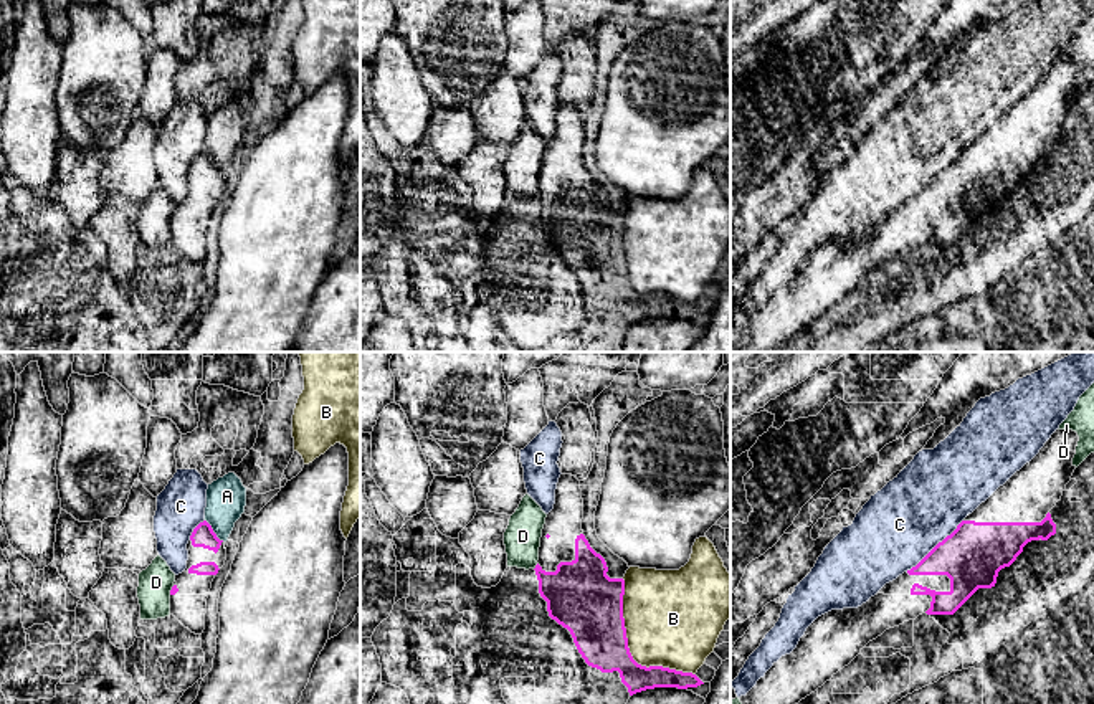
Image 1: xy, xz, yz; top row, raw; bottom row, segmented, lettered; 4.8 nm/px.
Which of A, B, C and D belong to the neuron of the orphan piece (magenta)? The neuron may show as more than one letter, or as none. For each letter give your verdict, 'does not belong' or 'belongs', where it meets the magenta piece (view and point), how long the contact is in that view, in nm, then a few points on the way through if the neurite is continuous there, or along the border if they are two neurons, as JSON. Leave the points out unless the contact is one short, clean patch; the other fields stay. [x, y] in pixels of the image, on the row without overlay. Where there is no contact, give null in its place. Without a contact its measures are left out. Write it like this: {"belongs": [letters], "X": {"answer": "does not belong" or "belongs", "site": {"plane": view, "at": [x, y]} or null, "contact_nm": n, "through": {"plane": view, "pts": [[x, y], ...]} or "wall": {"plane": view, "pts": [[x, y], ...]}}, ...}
{"belongs": [], "A": {"answer": "does not belong", "site": {"plane": "xy", "at": [212, 161]}, "contact_nm": 140}, "B": {"answer": "does not belong", "site": {"plane": "xz", "at": [628, 280]}, "contact_nm": 600}, "C": {"answer": "does not belong", "site": {"plane": "yz", "at": [936, 176]}, "contact_nm": 380}, "D": {"answer": "does not belong", "site": {"plane": "xz", "at": [536, 197]}, "contact_nm": 40}}

